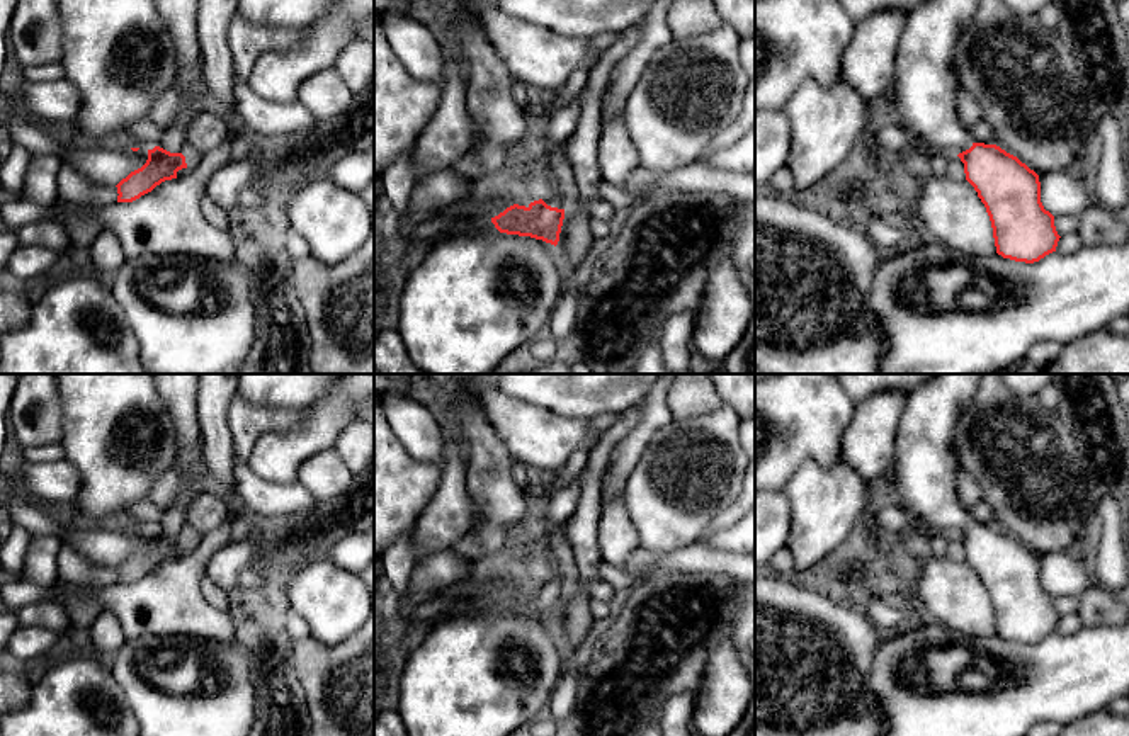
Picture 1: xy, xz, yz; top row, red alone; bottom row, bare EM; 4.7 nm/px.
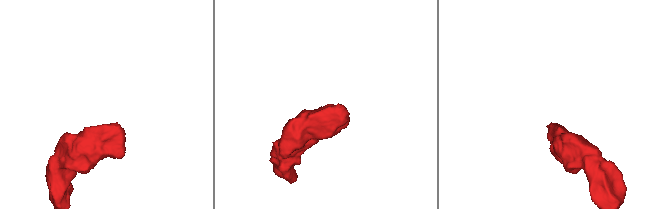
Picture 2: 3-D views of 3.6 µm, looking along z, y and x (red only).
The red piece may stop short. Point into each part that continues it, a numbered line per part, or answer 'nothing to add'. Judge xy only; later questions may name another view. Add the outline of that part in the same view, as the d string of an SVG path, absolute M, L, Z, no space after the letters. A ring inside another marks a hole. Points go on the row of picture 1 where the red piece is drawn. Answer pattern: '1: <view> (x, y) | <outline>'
1: xy (179, 16) | M155 0L156 10L175 48L177 75L173 88L187 102L187 109L165 129L155 146L185 155L185 131L201 107L197 76L202 68L202 51L197 32L199 0Z

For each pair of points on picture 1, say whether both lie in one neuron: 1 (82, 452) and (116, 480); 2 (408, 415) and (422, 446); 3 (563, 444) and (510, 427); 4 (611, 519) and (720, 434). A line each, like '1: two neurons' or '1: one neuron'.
1: one neuron
2: one neuron
3: one neuron
4: two neurons

